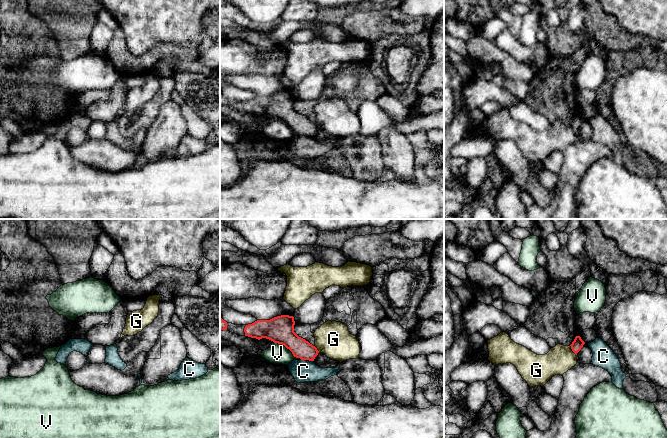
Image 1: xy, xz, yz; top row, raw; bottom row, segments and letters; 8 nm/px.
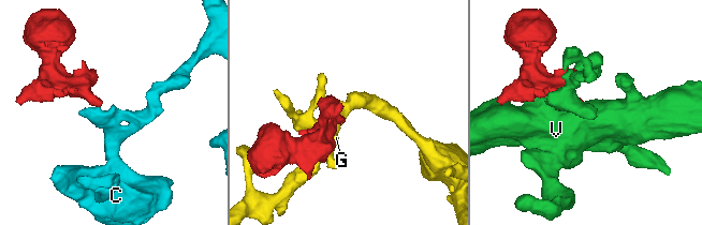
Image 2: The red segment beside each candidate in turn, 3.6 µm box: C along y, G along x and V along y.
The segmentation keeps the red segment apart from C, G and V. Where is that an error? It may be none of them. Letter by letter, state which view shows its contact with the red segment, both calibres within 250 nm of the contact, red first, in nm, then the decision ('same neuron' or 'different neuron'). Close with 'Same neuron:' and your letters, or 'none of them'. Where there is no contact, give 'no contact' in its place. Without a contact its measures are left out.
C: meets red in xz; 160 nm thick on the red side, 180 nm on the other; different neuron
G: meets red in yz; 90 nm thick on the red side, 220 nm on the other; different neuron
V: meets red in xz; 220 nm thick on the red side, 160 nm on the other; different neuron
Same neuron: none of them

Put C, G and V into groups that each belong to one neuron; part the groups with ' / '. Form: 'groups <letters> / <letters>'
groups C / G / V

